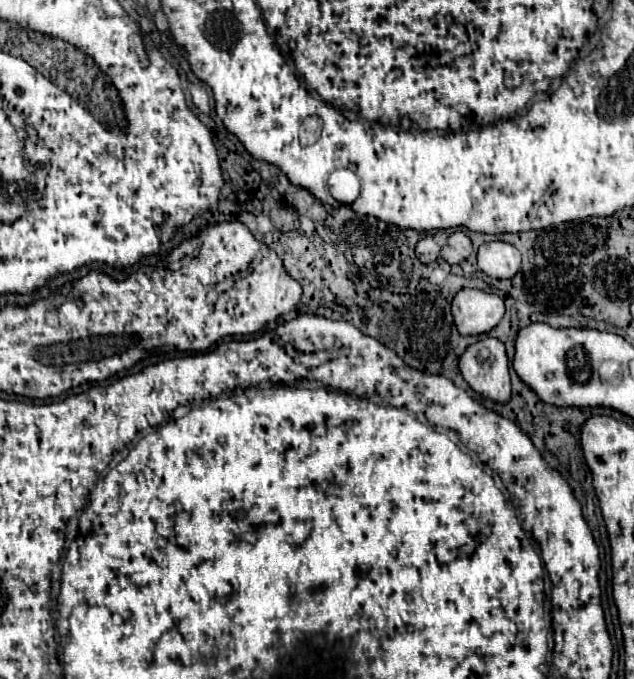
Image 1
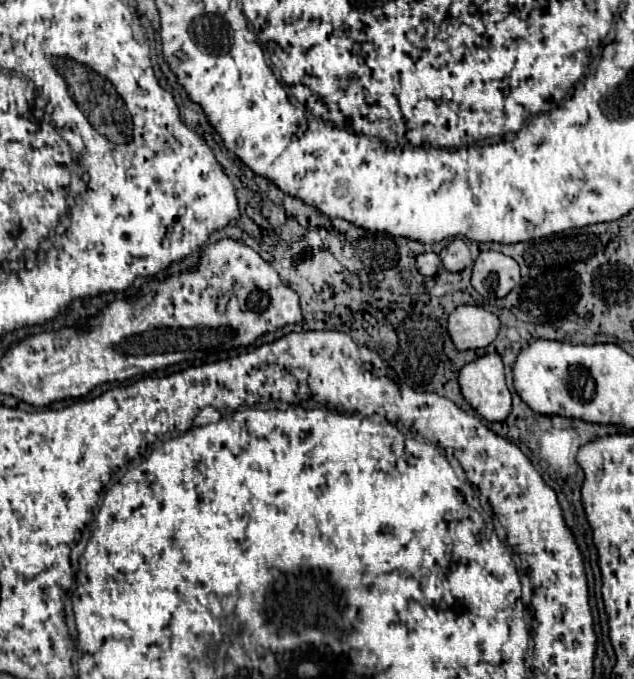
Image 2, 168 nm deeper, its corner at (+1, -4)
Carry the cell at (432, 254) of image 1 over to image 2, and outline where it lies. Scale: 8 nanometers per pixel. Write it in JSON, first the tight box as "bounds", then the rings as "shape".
{"bounds":[416,252,440,276],"shape":[[[424,252],[416,258],[416,266],[422,276],[434,276],[440,266],[440,256],[436,252]]]}

